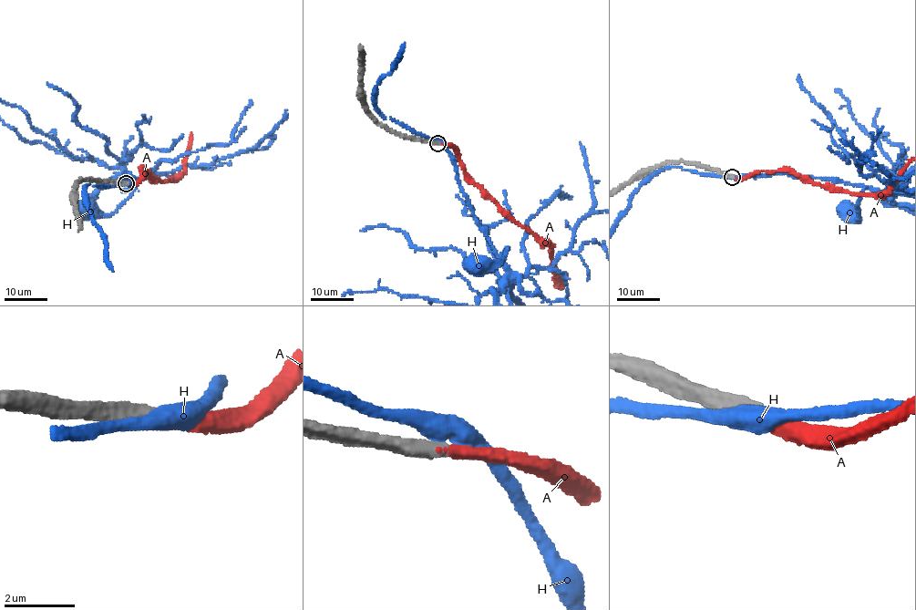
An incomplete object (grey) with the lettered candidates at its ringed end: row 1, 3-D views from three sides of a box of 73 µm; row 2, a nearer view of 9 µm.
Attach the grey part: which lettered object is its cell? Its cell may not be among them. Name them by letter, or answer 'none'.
A

